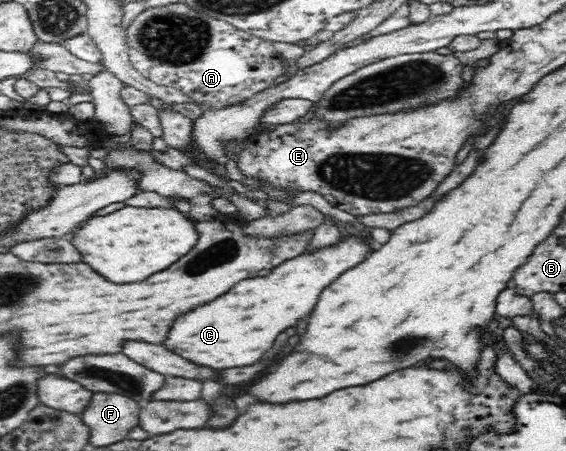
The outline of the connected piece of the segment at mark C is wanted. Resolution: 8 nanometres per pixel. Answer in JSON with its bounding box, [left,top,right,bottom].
[163,232,375,370]

